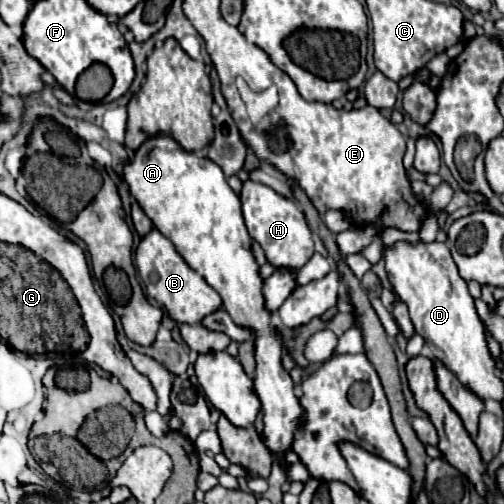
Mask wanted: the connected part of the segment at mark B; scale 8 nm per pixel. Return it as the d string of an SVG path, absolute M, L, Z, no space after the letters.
M152 228L138 244L136 254L134 254L134 264L140 274L142 284L146 294L156 300L160 306L164 306L170 314L172 320L176 322L186 322L186 324L198 324L202 322L204 316L212 314L222 306L222 298L214 288L206 284L202 276L198 276L186 262L184 258L176 252L174 244L160 234L156 228Z

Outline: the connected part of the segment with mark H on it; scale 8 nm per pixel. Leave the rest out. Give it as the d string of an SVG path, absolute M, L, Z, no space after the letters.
M248 180L242 184L240 202L242 202L248 234L262 246L268 262L274 268L300 270L314 256L314 242L312 242L310 228L306 224L302 210L298 210L294 200L280 196L278 192L274 192L264 184Z

